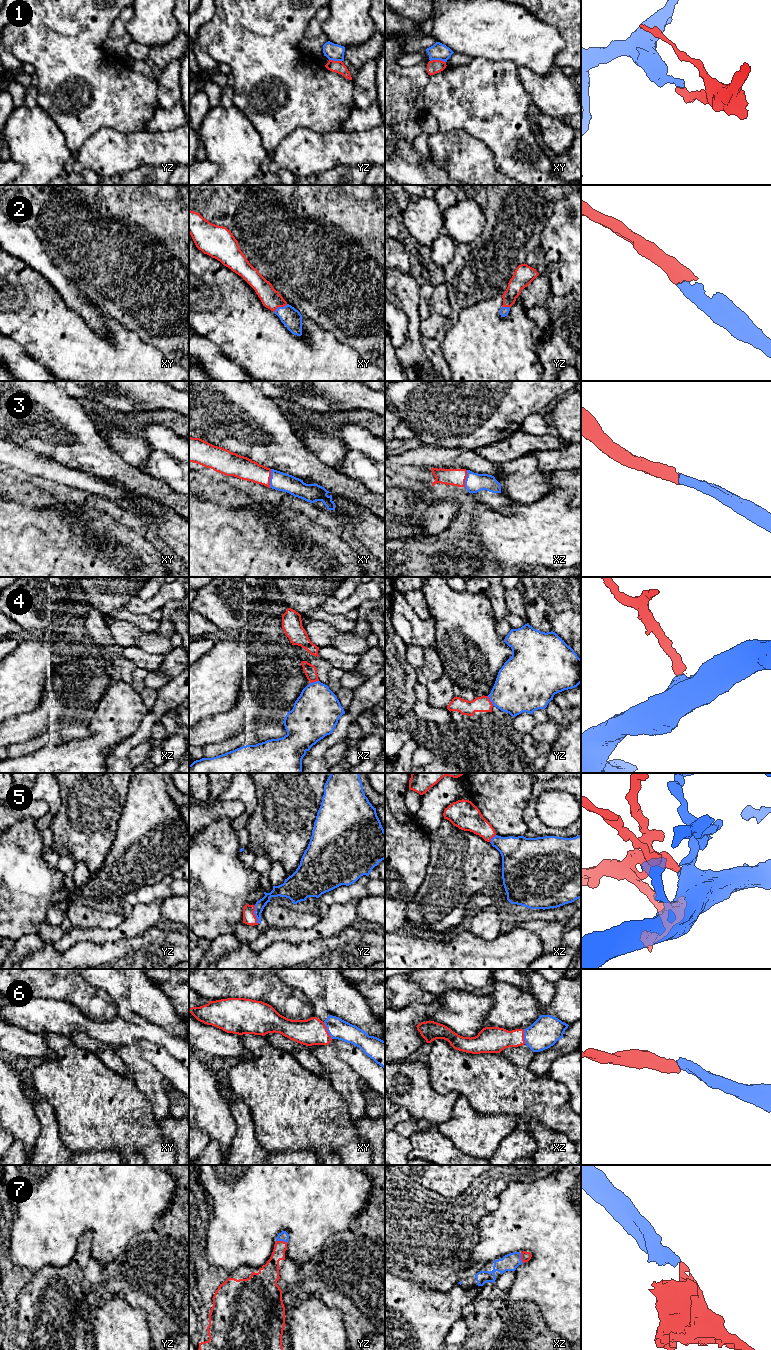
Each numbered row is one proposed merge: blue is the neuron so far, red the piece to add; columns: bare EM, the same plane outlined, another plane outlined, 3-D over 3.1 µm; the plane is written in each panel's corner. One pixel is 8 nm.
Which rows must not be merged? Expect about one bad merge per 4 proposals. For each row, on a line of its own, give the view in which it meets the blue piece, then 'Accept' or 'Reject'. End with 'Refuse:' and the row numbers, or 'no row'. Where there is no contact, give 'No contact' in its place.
1: Touches blue in xy. Reject
2: Touches blue in xy. Accept
3: Touches blue in xy. Accept
4: Touches blue in yz. Reject
5: Touches blue in yz. Accept
6: Touches blue in xy. Accept
7: Touches blue in yz. Accept
Refuse: 1, 4

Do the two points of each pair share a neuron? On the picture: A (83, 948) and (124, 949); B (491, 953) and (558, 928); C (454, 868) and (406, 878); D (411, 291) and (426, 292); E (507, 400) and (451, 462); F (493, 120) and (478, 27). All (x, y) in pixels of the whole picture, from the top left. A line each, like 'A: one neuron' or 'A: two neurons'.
A: one neuron
B: two neurons
C: two neurons
D: two neurons
E: two neurons
F: two neurons

